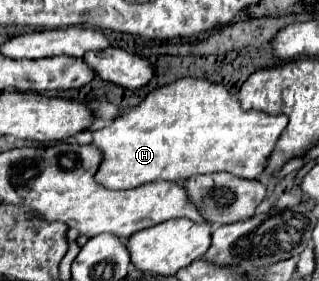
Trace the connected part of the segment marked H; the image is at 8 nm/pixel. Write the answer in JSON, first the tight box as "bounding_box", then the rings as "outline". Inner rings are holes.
{"bounding_box":[94,78,288,190],"outline":[[[182,78],[174,84],[152,90],[136,108],[126,110],[108,128],[94,132],[94,146],[102,152],[102,164],[96,172],[96,182],[110,190],[128,190],[156,180],[184,182],[196,174],[228,172],[238,178],[256,180],[266,170],[268,158],[284,132],[288,118],[270,116],[260,110],[242,110],[240,102],[222,86],[198,78]]]}

